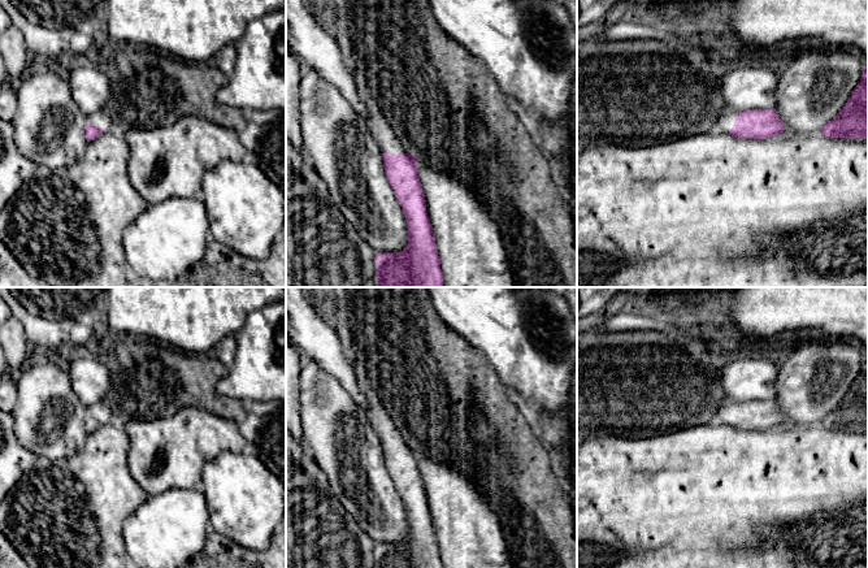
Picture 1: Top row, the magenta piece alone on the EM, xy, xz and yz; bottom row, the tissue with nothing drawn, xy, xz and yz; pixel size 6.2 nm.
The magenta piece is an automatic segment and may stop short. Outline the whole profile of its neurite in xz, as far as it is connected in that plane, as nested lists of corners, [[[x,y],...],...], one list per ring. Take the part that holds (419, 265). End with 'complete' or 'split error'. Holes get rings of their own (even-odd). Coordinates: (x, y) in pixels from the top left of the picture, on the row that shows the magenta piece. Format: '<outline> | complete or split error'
[[[352,56],[344,58],[344,64],[368,107],[370,134],[379,146],[386,178],[408,225],[408,246],[403,252],[376,255],[378,287],[444,287],[440,259],[417,175],[417,160],[385,118],[372,83],[364,79],[360,64]]] | split error

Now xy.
[[[105,107],[97,112],[87,114],[86,138],[88,142],[113,130],[116,130],[116,126]]] | split error

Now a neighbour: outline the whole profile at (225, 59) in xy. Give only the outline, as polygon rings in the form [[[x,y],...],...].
[[[234,43],[222,47],[211,60],[211,62],[227,78],[234,73],[236,62],[236,48]]]

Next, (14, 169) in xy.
[[[0,118],[0,212],[35,168],[18,152],[12,122]]]

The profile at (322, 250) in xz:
[[[286,139],[286,287],[378,287],[374,259],[374,250],[359,237],[338,211],[313,164],[305,164],[301,153]]]

